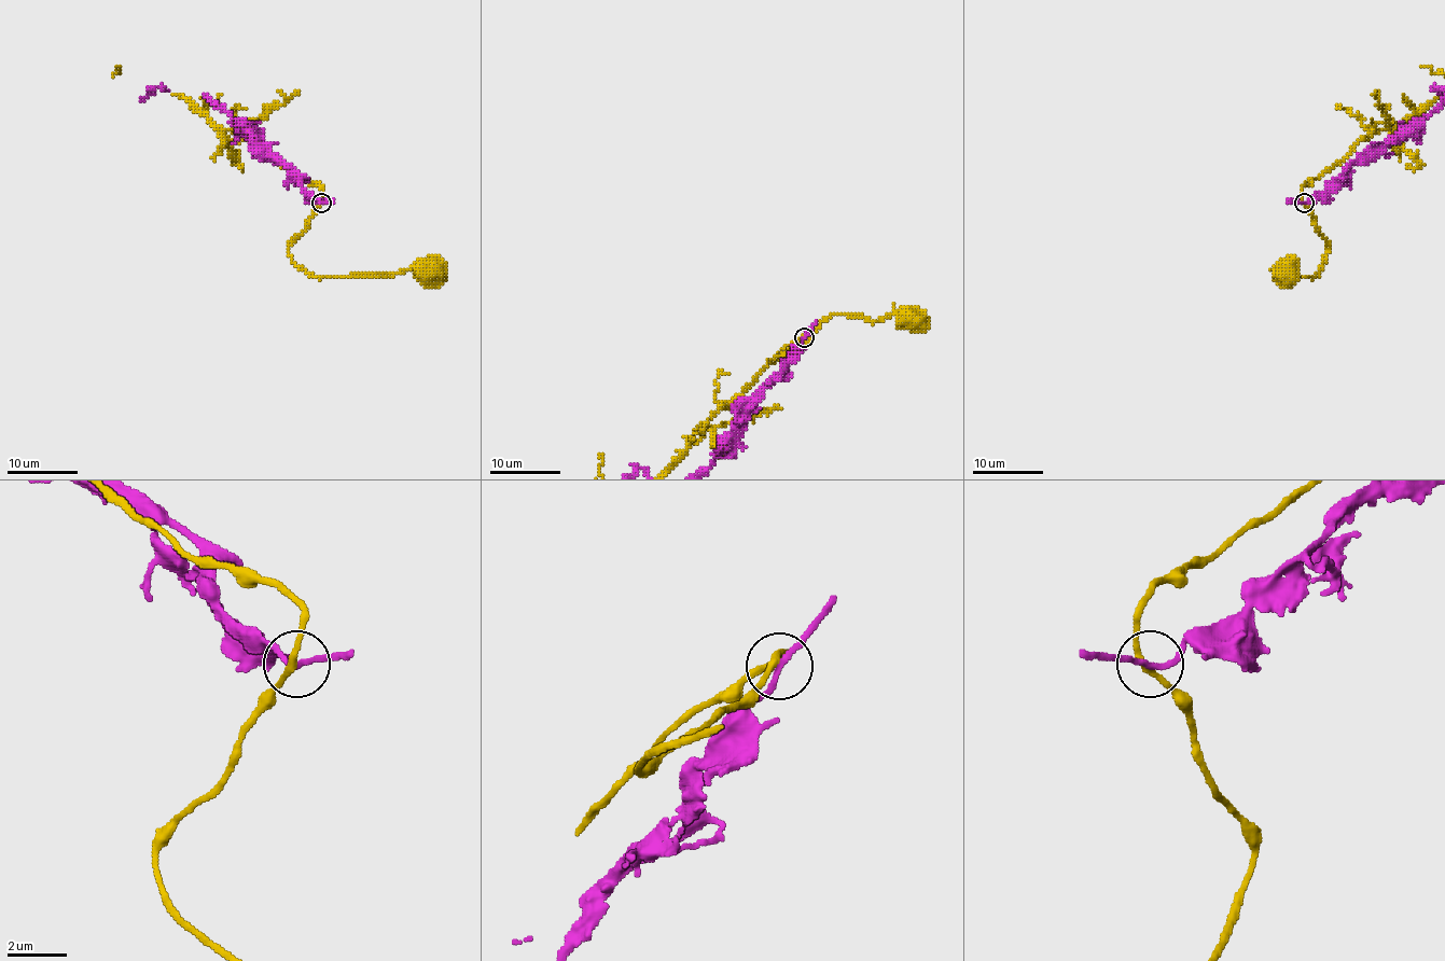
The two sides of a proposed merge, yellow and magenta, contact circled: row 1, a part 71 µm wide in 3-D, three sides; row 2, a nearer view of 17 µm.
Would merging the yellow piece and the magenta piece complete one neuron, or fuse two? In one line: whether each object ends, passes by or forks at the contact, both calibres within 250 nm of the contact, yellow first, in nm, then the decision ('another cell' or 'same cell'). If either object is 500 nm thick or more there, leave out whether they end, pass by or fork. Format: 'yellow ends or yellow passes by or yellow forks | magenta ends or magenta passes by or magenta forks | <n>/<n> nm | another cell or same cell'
yellow passes by | magenta passes by | 200/190 nm | another cell

